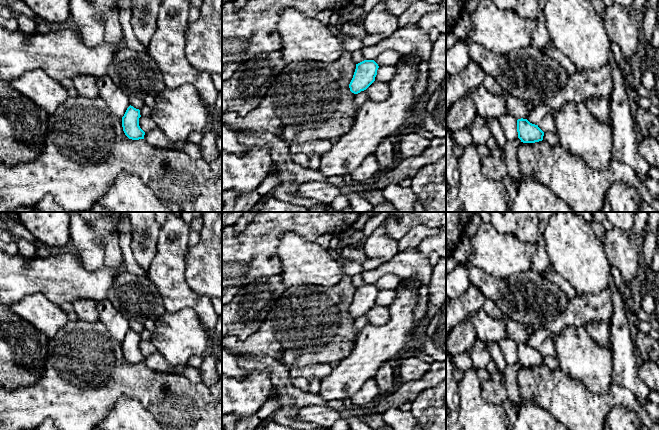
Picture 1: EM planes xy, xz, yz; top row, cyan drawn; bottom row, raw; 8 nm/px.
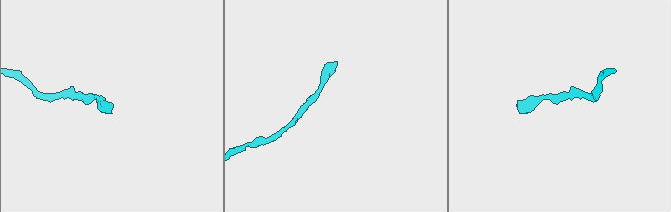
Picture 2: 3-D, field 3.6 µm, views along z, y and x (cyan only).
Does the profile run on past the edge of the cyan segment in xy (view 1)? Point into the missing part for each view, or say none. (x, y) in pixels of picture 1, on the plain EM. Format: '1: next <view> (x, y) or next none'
1: next none

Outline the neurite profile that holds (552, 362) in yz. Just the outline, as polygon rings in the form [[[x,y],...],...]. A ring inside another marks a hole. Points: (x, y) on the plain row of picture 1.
[[[544,356],[543,365],[546,365],[551,370],[559,368],[558,357],[555,356]]]

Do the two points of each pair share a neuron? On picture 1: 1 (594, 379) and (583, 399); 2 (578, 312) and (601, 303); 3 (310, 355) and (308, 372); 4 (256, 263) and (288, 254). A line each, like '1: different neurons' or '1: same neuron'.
1: different neurons
2: same neuron
3: different neurons
4: different neurons

